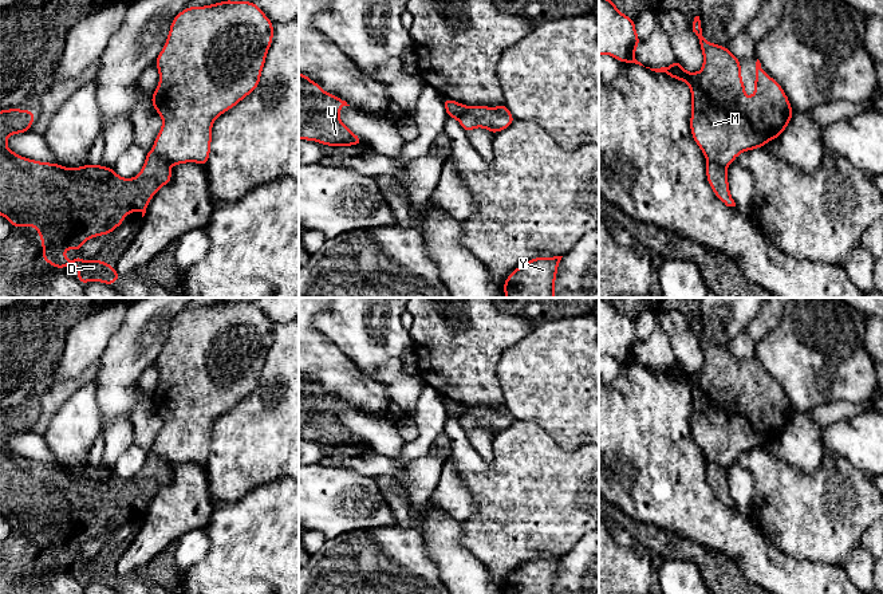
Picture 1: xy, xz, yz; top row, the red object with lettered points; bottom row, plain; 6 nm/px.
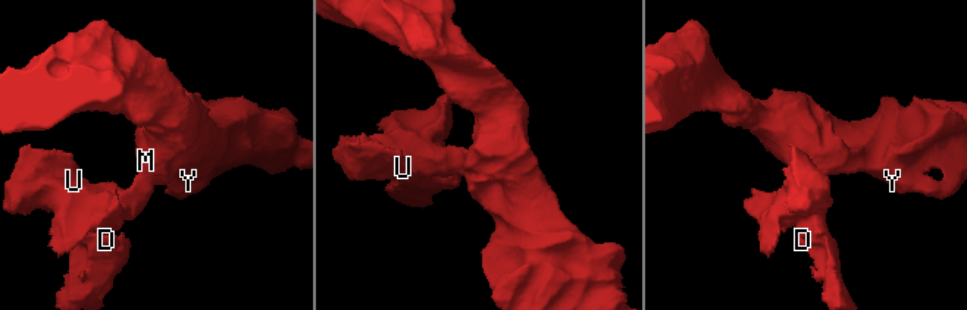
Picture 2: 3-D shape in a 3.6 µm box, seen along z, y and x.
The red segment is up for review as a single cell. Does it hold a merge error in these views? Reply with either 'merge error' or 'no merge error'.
merge error

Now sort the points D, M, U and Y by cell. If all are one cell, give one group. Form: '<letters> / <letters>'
D U / M Y

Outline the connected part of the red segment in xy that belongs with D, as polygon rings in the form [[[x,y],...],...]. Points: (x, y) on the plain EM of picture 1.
[[[32,410],[0,412],[0,515],[13,528],[35,527],[42,539],[42,558],[54,569],[76,566],[76,579],[83,586],[91,581],[111,586],[121,579],[115,567],[105,560],[84,562],[79,555],[75,560],[68,560],[64,551],[72,548],[79,552],[88,539],[110,535],[117,527],[123,526],[125,516],[131,512],[141,511],[143,518],[153,496],[172,481],[170,467],[155,453],[147,452],[141,473],[134,479],[122,479],[114,468],[102,465],[88,464],[71,469],[21,457],[9,451],[5,442],[11,434],[31,432],[33,420]]]

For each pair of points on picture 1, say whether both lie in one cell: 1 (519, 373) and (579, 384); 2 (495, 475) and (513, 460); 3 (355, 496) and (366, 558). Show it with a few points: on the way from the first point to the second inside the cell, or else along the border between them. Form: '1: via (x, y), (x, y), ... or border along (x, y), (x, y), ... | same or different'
1: via (533, 374), (564, 377) | same
2: via (499, 475), (509, 464) | same
3: border along (391, 524), (386, 527), (354, 528), (331, 539) | different

